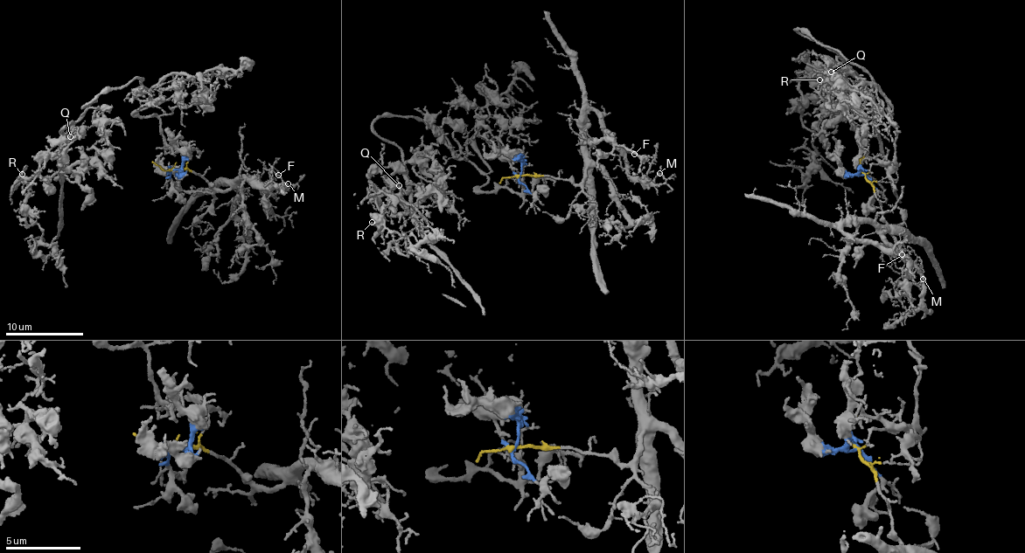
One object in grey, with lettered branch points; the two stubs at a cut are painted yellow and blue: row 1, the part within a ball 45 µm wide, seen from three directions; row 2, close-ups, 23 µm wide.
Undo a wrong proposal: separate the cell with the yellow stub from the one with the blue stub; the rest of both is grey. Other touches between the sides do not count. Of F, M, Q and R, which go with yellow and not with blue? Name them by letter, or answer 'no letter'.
F, M

